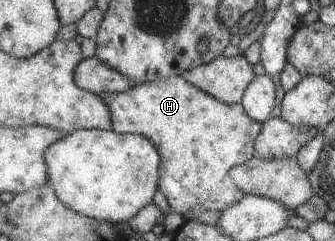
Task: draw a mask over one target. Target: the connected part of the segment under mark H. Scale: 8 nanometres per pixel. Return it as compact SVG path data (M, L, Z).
M181 75L158 83L134 85L128 92L104 92L99 96L109 106L116 133L138 134L149 138L157 146L161 154L159 190L165 195L172 212L184 214L188 210L196 210L196 213L202 213L202 210L220 211L230 208L248 195L233 181L230 172L235 166L256 157L255 141L260 137L264 125L254 121L241 103L220 101L187 82Z

